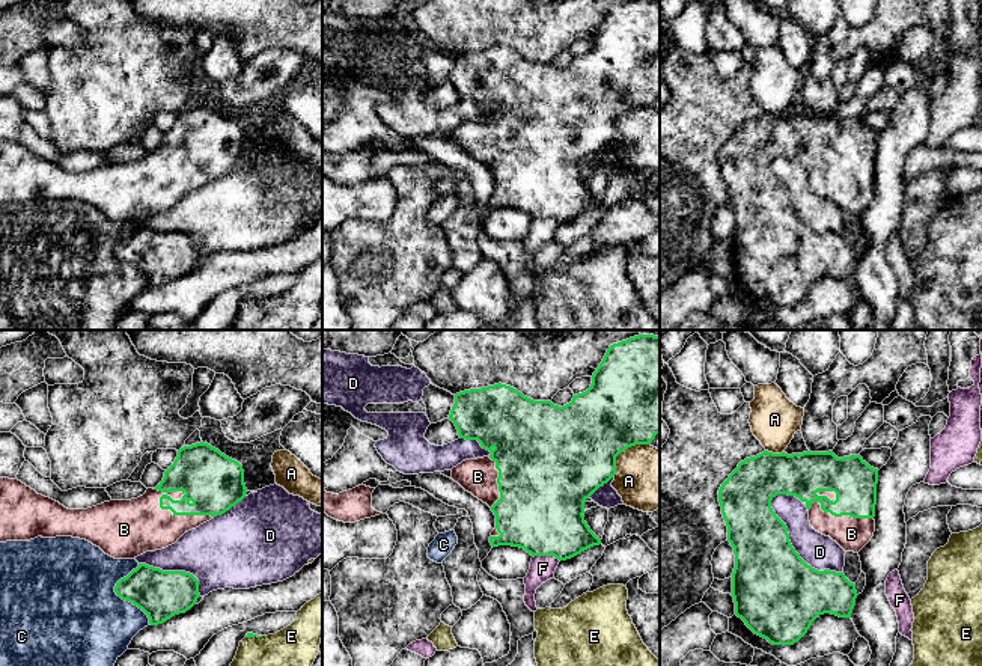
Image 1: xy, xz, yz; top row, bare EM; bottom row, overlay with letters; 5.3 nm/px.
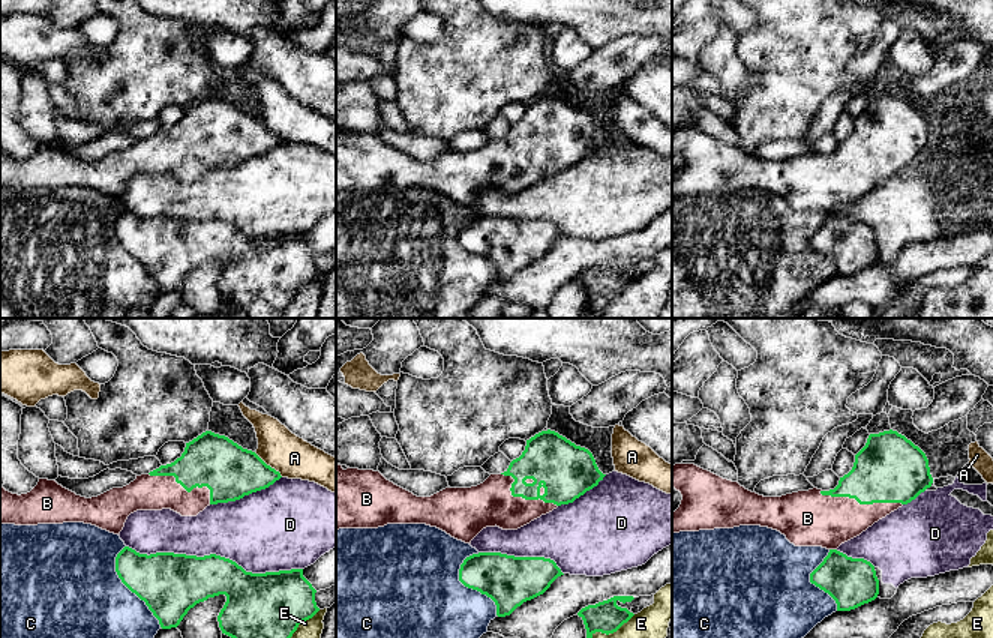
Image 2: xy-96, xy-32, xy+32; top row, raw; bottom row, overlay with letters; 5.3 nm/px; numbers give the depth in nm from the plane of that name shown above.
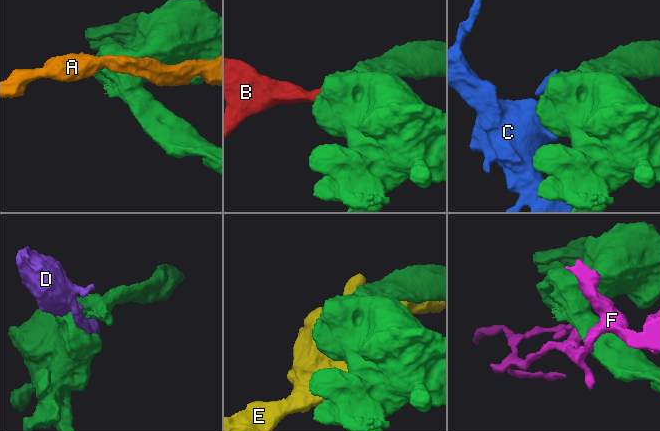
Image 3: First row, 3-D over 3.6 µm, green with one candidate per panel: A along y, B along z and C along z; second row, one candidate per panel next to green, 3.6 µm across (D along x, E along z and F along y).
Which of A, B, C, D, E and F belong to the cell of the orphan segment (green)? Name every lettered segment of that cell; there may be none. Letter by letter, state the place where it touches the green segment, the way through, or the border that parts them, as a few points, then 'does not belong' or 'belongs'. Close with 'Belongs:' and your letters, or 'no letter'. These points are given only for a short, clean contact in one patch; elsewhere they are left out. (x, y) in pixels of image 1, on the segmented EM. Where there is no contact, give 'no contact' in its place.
A: xz (624, 449) | does not belong
B: xy (175, 514) | belongs
C: xy (119, 595) | does not belong
D: yz (792, 547) | does not belong
E: xy (253, 636) | does not belong
F: xz (547, 555) | along xz (533, 556), (555, 556), (559, 561) | does not belong
Belongs: B

